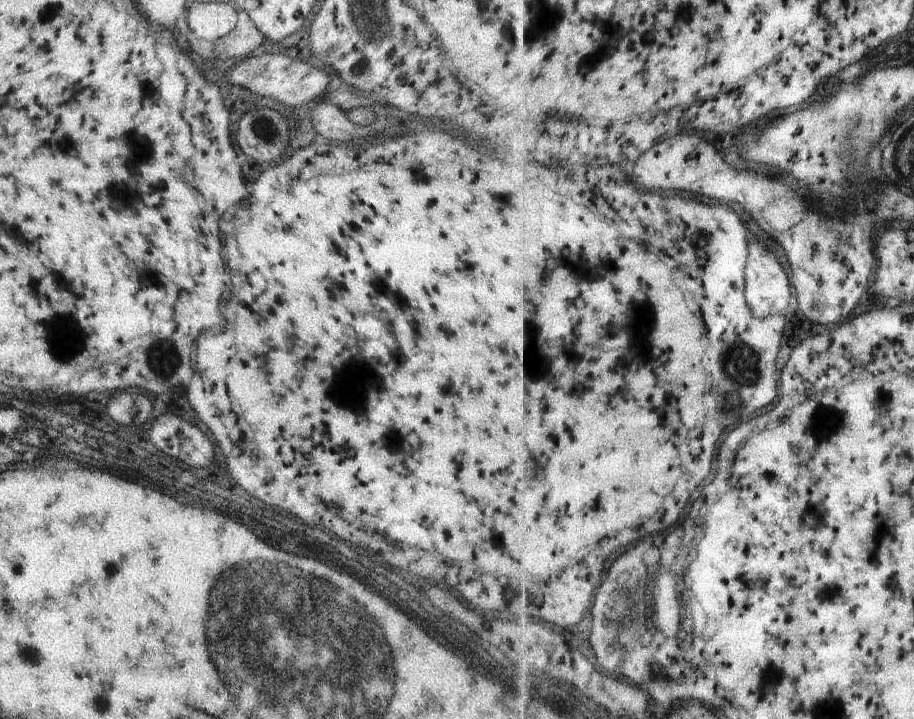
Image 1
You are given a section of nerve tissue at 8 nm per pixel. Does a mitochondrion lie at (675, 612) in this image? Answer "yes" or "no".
no

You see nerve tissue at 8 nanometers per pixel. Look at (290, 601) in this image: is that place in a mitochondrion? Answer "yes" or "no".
yes

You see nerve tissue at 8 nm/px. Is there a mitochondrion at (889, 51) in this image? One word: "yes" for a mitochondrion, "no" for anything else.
yes

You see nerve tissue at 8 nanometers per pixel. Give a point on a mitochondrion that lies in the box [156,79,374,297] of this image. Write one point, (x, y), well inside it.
(264, 128)

